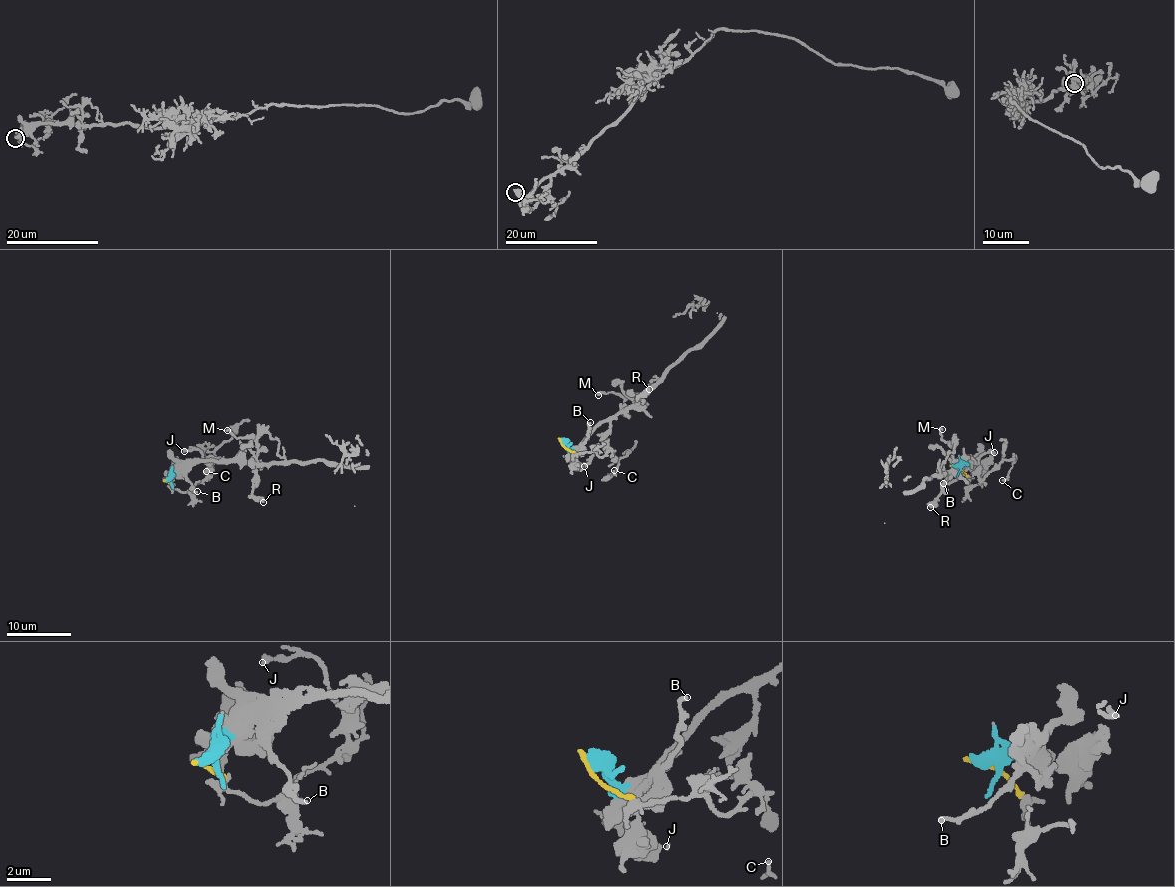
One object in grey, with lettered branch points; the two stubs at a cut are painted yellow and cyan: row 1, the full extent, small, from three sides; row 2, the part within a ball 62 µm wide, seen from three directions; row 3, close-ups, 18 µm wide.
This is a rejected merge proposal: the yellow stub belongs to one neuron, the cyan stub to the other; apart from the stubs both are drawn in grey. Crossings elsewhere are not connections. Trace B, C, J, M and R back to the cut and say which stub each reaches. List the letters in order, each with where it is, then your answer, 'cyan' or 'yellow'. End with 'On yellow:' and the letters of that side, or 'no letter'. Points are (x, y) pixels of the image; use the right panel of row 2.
B: at (943, 483); cyan
C: at (1002, 480); yellow
J: at (994, 452); yellow
M: at (942, 429); cyan
R: at (930, 507); cyan
On yellow: C, J

